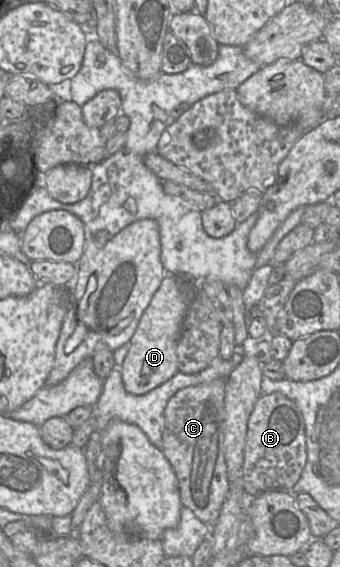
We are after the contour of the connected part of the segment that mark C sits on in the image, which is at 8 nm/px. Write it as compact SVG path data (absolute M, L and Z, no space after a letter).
M216 379L177 391L164 409L161 451L178 480L181 504L204 524L212 526L229 488L224 458L223 420L225 379Z

